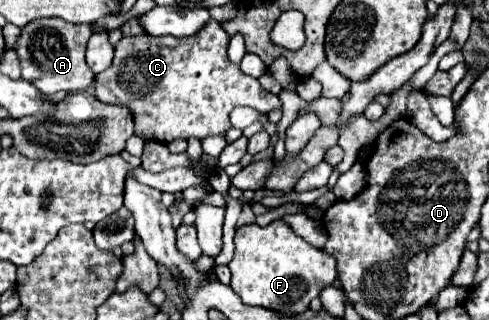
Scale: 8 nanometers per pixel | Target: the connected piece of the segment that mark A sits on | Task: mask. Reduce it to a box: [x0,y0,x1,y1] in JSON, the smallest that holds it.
[16,18,94,94]

